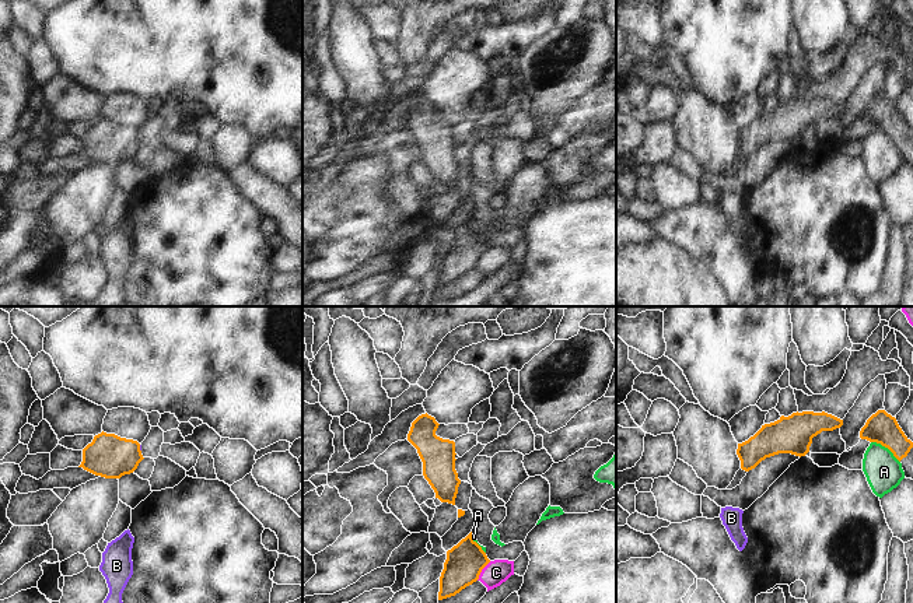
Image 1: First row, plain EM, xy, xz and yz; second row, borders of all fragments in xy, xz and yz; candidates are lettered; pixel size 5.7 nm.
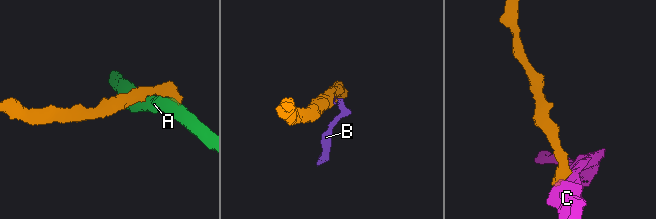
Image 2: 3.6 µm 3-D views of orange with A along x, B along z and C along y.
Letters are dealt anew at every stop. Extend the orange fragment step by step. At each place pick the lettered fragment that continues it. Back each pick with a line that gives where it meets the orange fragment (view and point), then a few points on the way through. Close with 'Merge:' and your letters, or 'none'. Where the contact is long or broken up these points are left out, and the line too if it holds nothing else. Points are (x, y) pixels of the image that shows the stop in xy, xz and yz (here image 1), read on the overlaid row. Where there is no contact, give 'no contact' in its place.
Merge: none

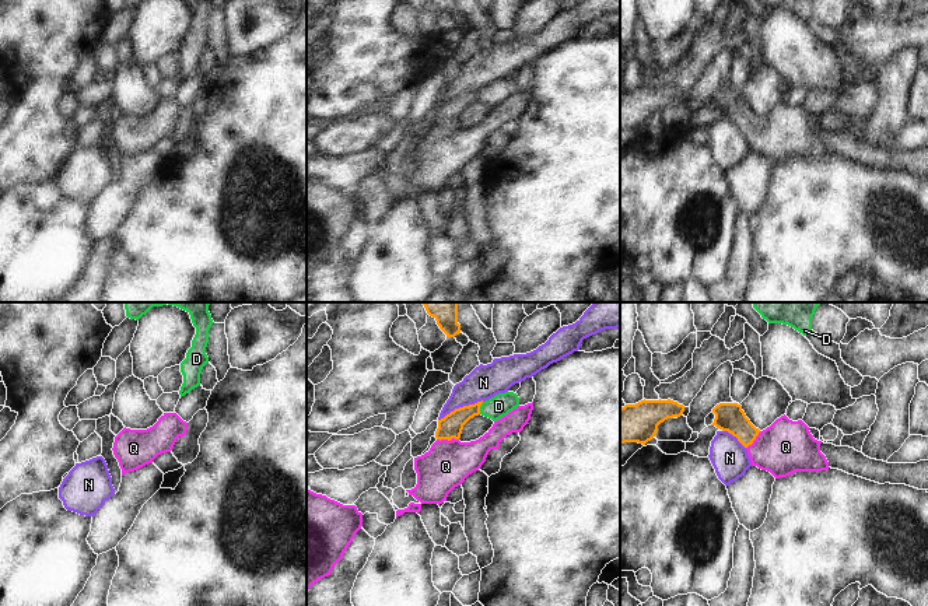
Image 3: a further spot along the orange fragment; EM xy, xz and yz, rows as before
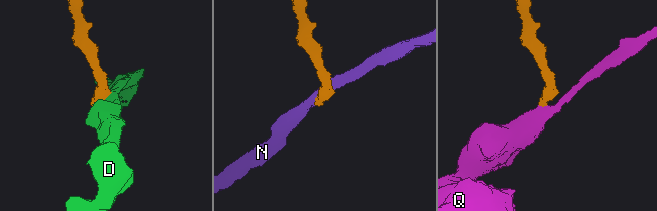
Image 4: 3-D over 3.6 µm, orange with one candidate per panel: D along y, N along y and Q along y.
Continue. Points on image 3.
Q: xz (448, 440) | across xz (451, 426), (448, 440), (448, 462), (445, 466)
Merge: Q

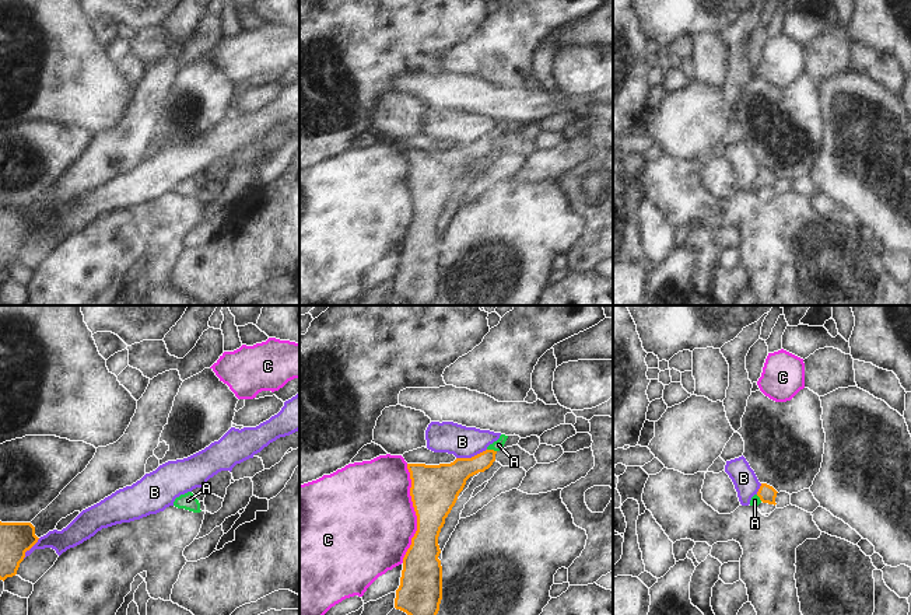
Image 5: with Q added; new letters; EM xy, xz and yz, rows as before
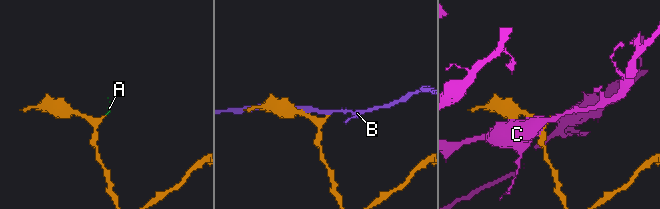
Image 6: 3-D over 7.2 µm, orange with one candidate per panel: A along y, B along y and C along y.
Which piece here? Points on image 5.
A: xz (491, 450) | across xz (455, 474), (477, 464), (491, 450), (498, 444)
Merge: A

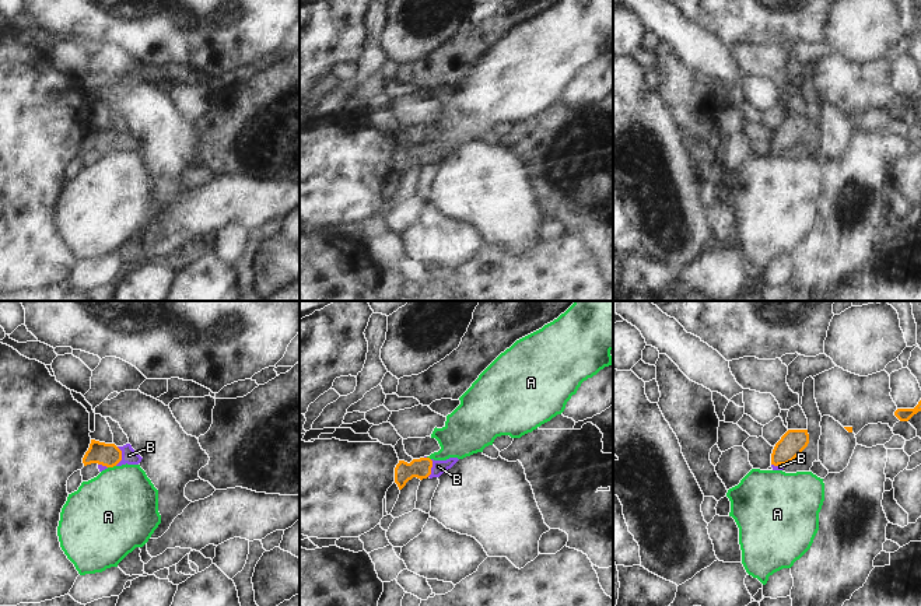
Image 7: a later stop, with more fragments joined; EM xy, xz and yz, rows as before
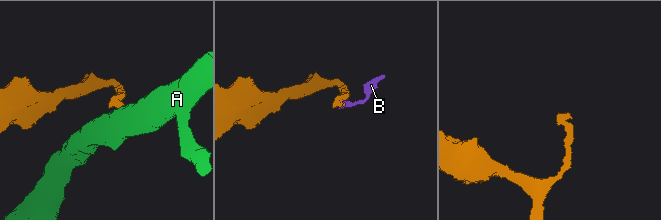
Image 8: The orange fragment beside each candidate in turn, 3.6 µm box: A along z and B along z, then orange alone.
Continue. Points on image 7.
B: xy (121, 456) | across xy (109, 455), (121, 456), (129, 455)
Merge: B

